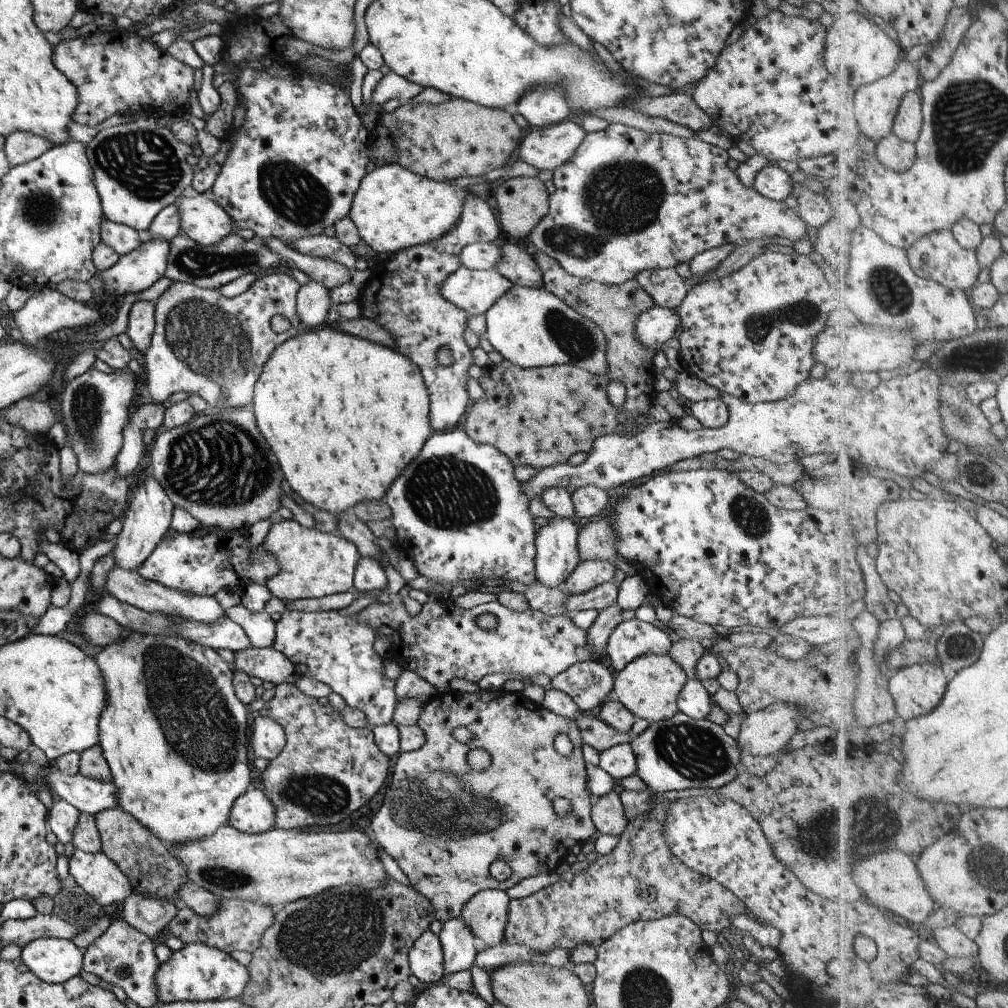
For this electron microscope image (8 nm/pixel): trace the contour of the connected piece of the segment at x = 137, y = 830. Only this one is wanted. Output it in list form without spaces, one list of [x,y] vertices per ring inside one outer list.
[[[107,808],[94,816],[100,838],[100,853],[117,866],[127,878],[132,891],[145,894],[147,898],[161,898],[162,901],[178,905],[177,890],[187,880],[185,864],[177,860],[161,840],[157,840],[149,830],[139,826],[139,823],[121,808]]]

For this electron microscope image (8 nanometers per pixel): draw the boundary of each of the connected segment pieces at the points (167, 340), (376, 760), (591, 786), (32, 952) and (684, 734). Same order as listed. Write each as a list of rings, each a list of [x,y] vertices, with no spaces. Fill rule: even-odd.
[[[269,272],[257,277],[239,296],[224,298],[215,290],[197,288],[181,282],[173,282],[154,304],[154,330],[145,354],[140,356],[145,374],[145,386],[151,399],[161,404],[173,393],[199,395],[209,410],[223,408],[248,408],[252,403],[252,391],[262,368],[273,350],[285,340],[305,331],[299,324],[296,312],[296,294],[300,286],[287,272]],[[272,316],[285,317],[289,328],[275,333],[270,328]]]
[[[293,683],[275,685],[275,694],[265,702],[263,713],[282,727],[286,737],[281,753],[269,761],[261,772],[263,793],[275,808],[274,827],[290,830],[305,826],[333,826],[370,802],[371,797],[383,786],[392,761],[377,750],[372,730],[368,727],[345,726],[339,712],[329,705],[320,706],[315,698],[301,694]]]
[[[582,744],[581,753],[586,771],[585,786],[587,786],[591,800],[601,798],[601,796],[605,796],[605,794],[609,794],[611,790],[617,788],[615,781],[599,768],[599,753],[597,751],[587,744]]]
[[[42,937],[23,946],[20,960],[42,982],[61,984],[79,974],[82,956],[71,940]]]
[[[677,712],[672,718],[649,724],[644,732],[630,740],[629,746],[635,754],[635,775],[652,792],[671,792],[690,788],[717,788],[731,782],[737,776],[740,753],[735,739],[730,738],[722,726],[708,720],[693,720]]]

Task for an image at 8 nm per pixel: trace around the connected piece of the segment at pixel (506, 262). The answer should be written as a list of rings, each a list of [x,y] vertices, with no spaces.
[[[499,241],[499,246],[501,258],[495,264],[494,270],[505,276],[511,282],[511,285],[527,288],[542,287],[539,266],[520,245],[506,244],[504,241]]]

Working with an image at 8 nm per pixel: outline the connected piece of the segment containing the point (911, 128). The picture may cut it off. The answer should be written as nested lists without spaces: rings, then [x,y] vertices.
[[[918,92],[905,94],[901,102],[893,133],[906,142],[917,143],[924,126],[924,107]]]

